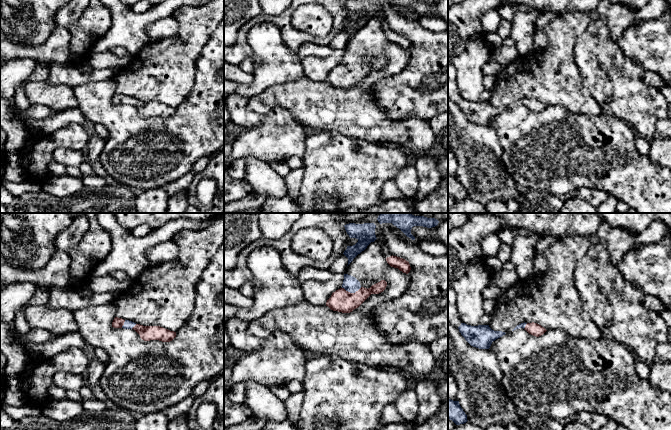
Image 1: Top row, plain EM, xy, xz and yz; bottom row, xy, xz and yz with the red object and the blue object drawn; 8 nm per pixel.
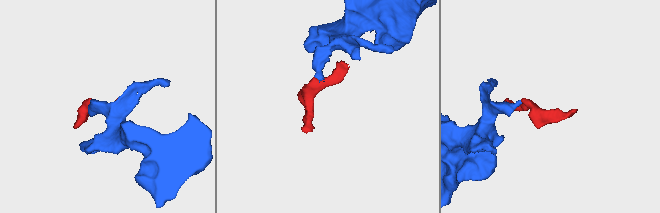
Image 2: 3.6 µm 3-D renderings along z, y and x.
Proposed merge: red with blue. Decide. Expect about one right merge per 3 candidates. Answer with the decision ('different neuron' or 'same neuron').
same neuron

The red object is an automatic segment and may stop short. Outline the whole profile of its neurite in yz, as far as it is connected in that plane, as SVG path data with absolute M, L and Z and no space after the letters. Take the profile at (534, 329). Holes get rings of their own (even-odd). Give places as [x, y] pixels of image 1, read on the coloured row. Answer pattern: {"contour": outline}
{"contour": "M521 323L519 325L517 325L512 331L519 329L519 328L523 328L525 329L529 334L539 337L541 335L543 335L547 330L542 327L541 325L537 324L537 323Z"}

